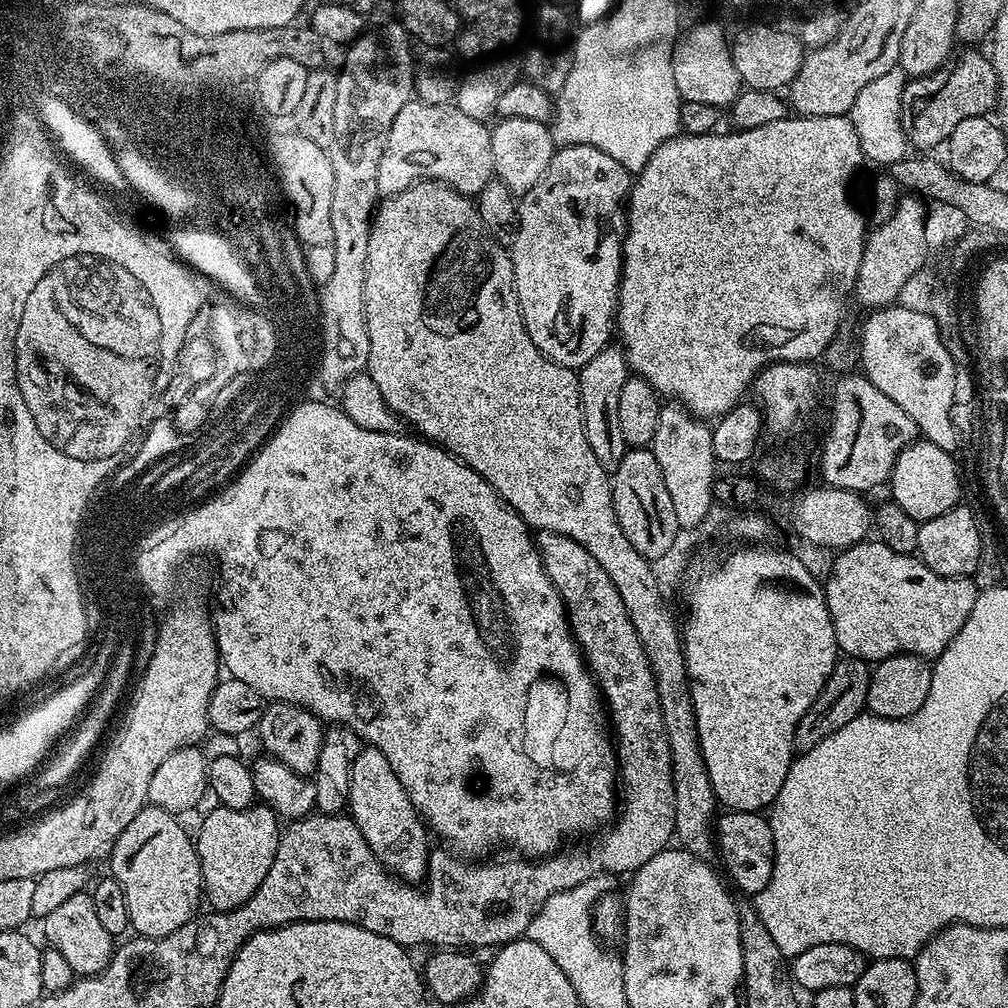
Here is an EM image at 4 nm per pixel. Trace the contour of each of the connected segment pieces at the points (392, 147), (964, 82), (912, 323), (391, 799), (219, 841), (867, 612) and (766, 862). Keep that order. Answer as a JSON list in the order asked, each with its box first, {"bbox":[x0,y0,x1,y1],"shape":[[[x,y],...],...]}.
[{"bbox":[378,98,494,198],"shape":[[[414,98],[394,118],[382,162],[378,162],[378,190],[387,198],[406,190],[419,180],[437,180],[449,184],[464,196],[477,197],[494,179],[494,154],[490,150],[492,133],[482,120],[462,114],[455,103],[427,104]]]},{"bbox":[901,50,1000,149],"shape":[[[980,50],[965,51],[968,53],[947,70],[907,81],[901,96],[901,126],[904,127],[907,143],[913,149],[936,148],[939,144],[941,147],[950,134],[954,134],[954,126],[958,126],[958,122],[966,122],[966,118],[975,116],[988,116],[995,109],[996,95],[1000,93],[998,78],[991,59],[976,51]]]},{"bbox":[858,306,958,453],"shape":[[[899,306],[878,308],[865,316],[868,317],[860,328],[860,344],[858,340],[858,364],[863,376],[878,386],[890,402],[898,402],[898,406],[910,414],[923,439],[955,453],[956,424],[952,421],[952,403],[956,400],[958,369],[943,346],[934,318]]]},{"bbox":[346,746,429,882],"shape":[[[371,746],[361,747],[348,769],[348,795],[346,808],[352,820],[362,830],[362,838],[370,850],[394,876],[409,882],[420,882],[428,875],[429,829],[410,802],[410,794],[398,782],[398,774],[382,750]]]},{"bbox":[194,802,282,912],"shape":[[[263,802],[242,810],[223,806],[213,808],[204,817],[200,833],[194,836],[200,859],[202,892],[215,911],[229,912],[242,906],[242,902],[262,886],[262,878],[266,878],[266,870],[270,870],[270,862],[274,862],[278,850],[282,824],[276,813]]]},{"bbox":[823,539,975,662],"shape":[[[872,539],[843,549],[823,581],[837,649],[844,656],[869,662],[905,654],[941,656],[975,609],[975,579],[934,574],[915,555],[894,550],[883,539]]]},{"bbox":[714,810,774,898],"shape":[[[731,810],[725,811],[714,824],[714,844],[718,849],[718,860],[724,863],[723,871],[728,871],[727,879],[737,884],[742,891],[745,892],[745,897],[755,898],[762,890],[766,890],[766,886],[772,877],[774,870],[774,838],[772,837],[772,826],[767,819],[763,820],[763,815],[760,812],[734,812]]]}]

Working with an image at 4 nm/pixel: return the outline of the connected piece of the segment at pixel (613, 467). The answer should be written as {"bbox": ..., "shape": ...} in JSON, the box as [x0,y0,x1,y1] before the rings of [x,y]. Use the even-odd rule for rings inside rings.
{"bbox":[578,346,630,474],"shape":[[[620,346],[603,348],[594,354],[594,358],[590,358],[590,362],[579,368],[578,375],[586,438],[590,442],[590,450],[594,450],[594,455],[598,457],[598,462],[602,462],[604,469],[611,474],[618,470],[618,462],[622,462],[626,451],[622,426],[618,422],[618,397],[622,395],[622,386],[626,386],[630,375],[625,349]]]}

